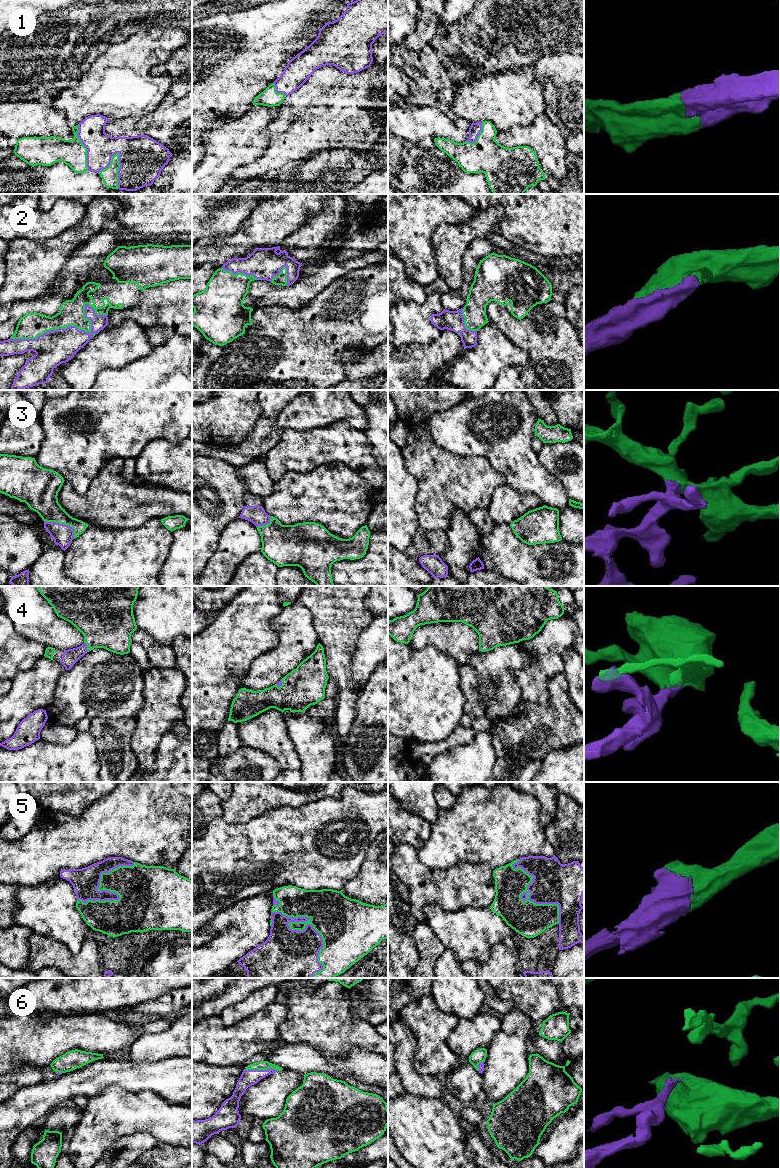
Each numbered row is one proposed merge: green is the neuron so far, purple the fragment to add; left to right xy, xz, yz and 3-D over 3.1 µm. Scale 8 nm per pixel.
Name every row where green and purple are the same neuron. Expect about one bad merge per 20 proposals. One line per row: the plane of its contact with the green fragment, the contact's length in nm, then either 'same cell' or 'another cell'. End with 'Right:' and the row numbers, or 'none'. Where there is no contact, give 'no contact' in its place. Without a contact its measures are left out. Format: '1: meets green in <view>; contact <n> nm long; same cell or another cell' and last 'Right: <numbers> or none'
1: meets green in xy; contact 300 nm long; same cell
2: meets green in xy; contact 800 nm long; same cell
3: meets green in xy; contact 280 nm long; same cell
4: meets green in xy; contact 90 nm long; same cell
5: meets green in xz; contact 600 nm long; same cell
6: meets green in xz; contact 260 nm long; same cell
Right: 1, 2, 3, 4, 5, 6

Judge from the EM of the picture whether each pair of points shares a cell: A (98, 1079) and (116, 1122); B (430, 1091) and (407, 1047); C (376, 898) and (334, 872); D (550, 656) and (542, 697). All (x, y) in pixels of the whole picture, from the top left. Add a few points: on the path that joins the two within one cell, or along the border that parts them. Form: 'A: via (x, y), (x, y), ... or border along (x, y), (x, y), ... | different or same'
A: border along (127, 1090), (121, 1087), (108, 1086), (87, 1098) | different
B: via (419, 1081), (407, 1069), (407, 1058) | same
C: border along (362, 861), (359, 871), (340, 890) | different
D: via (544, 666), (541, 669), (541, 687) | same

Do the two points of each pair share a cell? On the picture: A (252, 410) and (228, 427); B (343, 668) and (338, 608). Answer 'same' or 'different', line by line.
A: same
B: same

